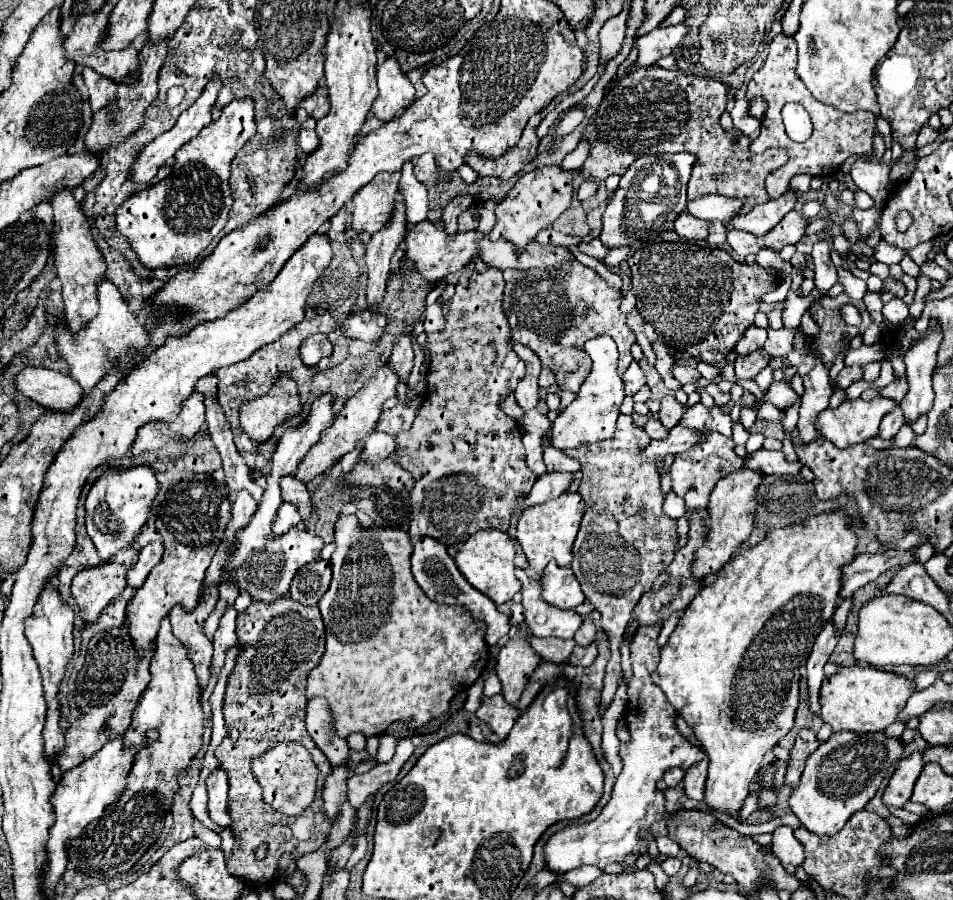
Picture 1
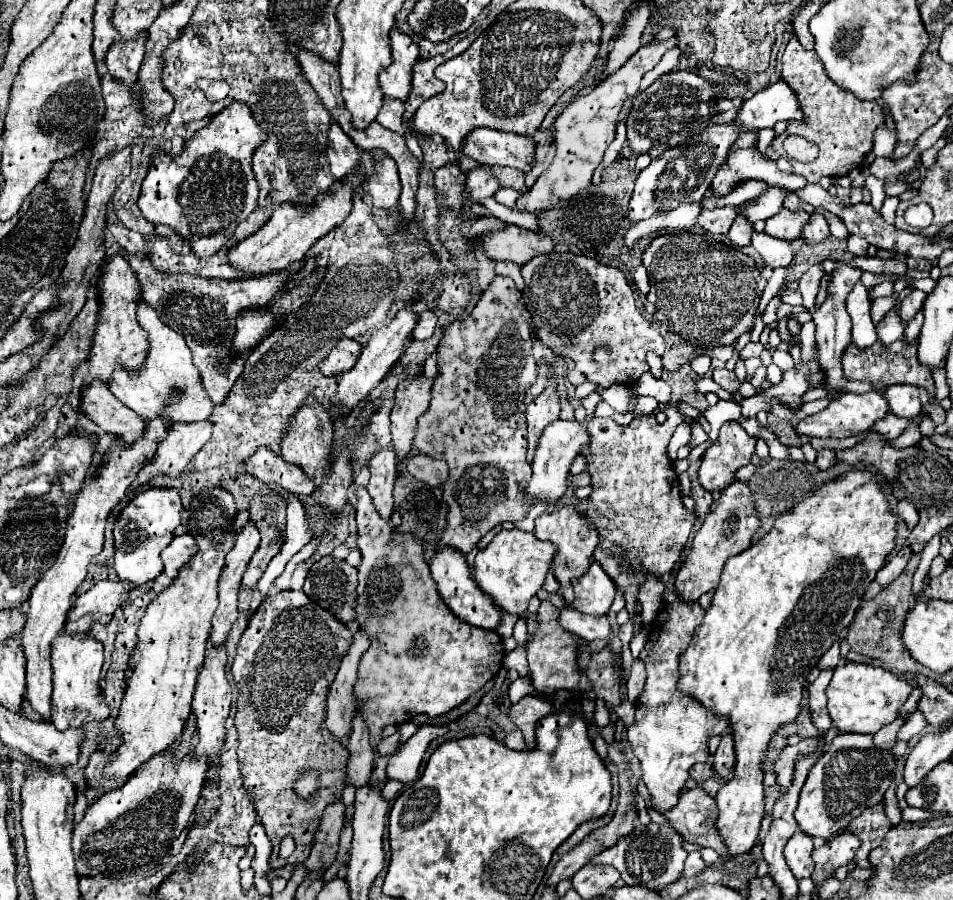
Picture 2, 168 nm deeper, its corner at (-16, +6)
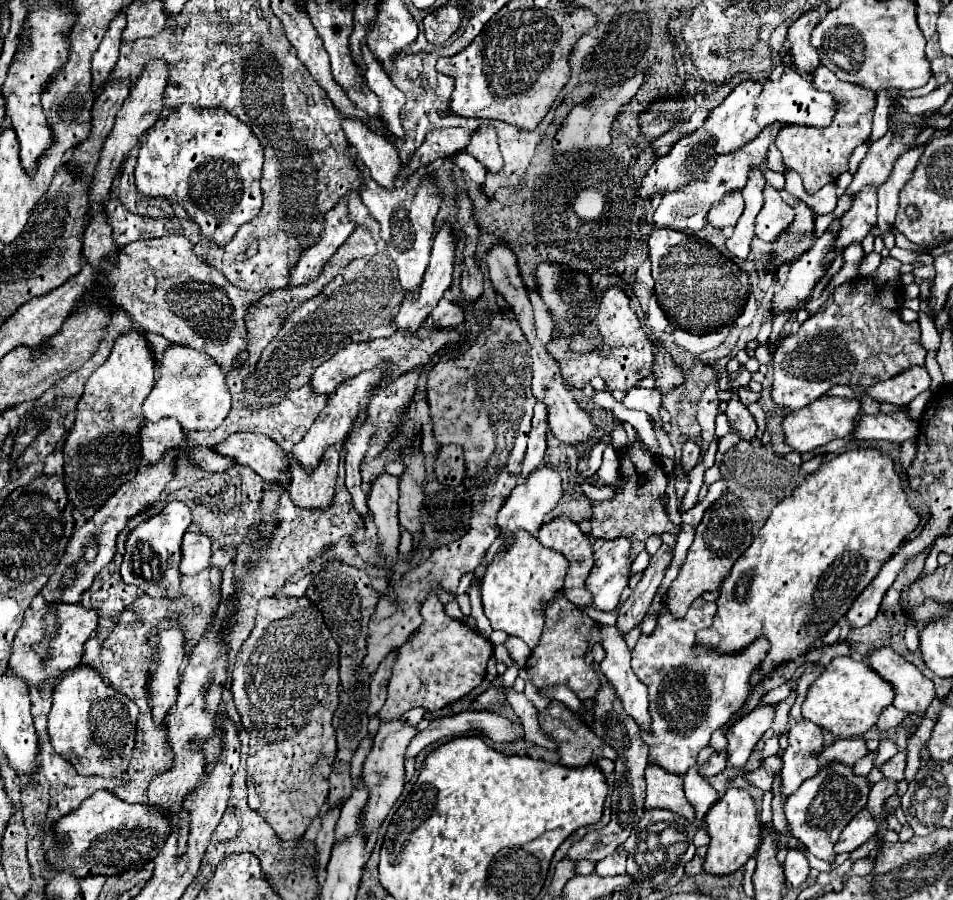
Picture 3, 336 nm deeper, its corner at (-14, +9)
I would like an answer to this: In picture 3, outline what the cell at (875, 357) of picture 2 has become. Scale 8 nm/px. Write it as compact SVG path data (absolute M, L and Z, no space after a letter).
M892 256L882 258L880 272L874 272L872 276L864 276L858 282L844 282L836 286L828 300L820 306L816 314L812 314L798 332L788 334L782 344L774 352L774 388L772 388L772 400L778 406L786 406L790 410L804 408L806 404L818 400L824 396L832 386L874 386L882 380L894 378L906 368L918 364L924 366L926 350L920 344L920 326L918 322L904 322L900 316L900 300L902 300L902 284L900 284L900 266L902 262L894 260Z

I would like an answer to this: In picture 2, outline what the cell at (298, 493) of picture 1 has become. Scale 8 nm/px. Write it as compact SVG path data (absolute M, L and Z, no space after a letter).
M260 447L250 459L246 459L246 469L262 483L276 483L300 497L310 497L316 491L314 479L308 479L300 467L274 455L268 447Z

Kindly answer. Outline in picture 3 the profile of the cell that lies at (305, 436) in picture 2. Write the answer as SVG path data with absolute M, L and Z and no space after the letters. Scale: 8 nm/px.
M330 448L330 462L324 458L312 474L306 474L298 464L290 466L292 482L288 494L300 510L326 510L334 500L334 486L338 476L338 450Z

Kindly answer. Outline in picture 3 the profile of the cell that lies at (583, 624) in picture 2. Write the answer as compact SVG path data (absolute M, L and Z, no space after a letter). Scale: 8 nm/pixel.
M600 626L600 632L602 646L606 650L606 658L600 664L602 674L614 684L626 712L640 724L642 732L650 732L648 692L630 668L630 652L626 648L626 642L614 626Z

